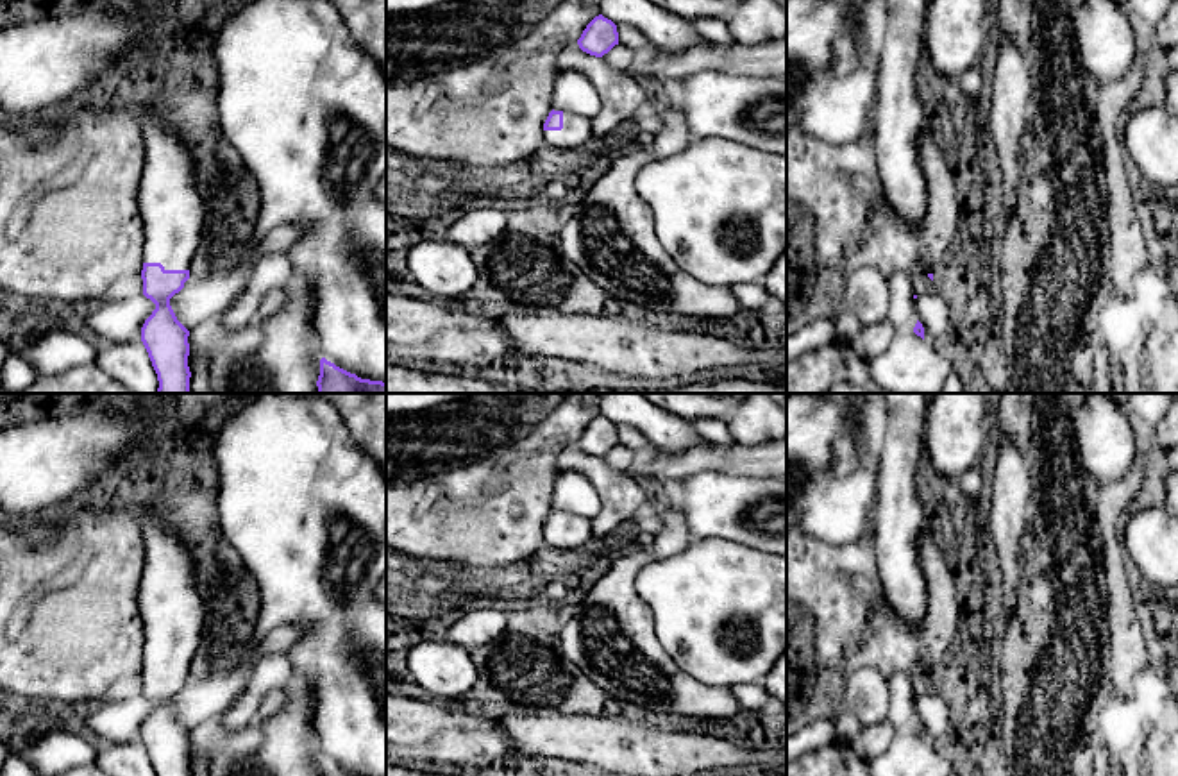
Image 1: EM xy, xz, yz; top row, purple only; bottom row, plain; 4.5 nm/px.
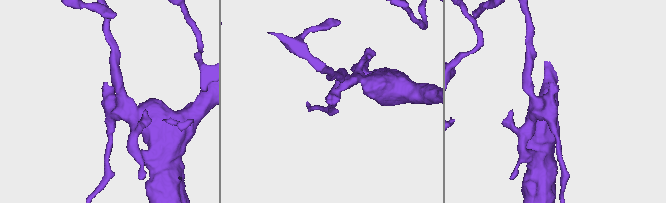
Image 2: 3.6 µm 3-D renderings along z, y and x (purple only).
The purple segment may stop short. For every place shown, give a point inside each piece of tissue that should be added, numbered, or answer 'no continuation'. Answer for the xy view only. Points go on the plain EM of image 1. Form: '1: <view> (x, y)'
1: xy (170, 605)

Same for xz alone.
1: xz (576, 531)

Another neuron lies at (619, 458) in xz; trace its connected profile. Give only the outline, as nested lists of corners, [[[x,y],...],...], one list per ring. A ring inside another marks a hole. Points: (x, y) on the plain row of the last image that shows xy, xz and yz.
[[[615,445],[608,454],[602,456],[608,467],[611,467],[617,472],[626,472],[631,467],[631,461],[635,458],[635,451]]]

